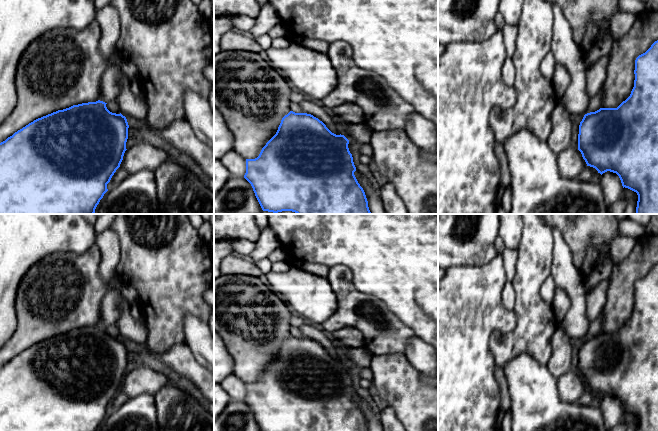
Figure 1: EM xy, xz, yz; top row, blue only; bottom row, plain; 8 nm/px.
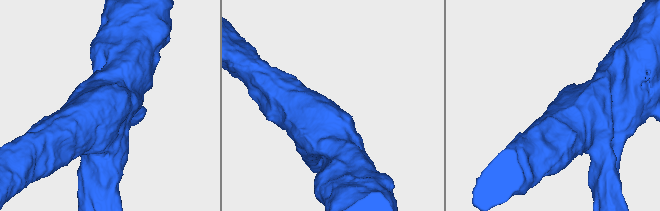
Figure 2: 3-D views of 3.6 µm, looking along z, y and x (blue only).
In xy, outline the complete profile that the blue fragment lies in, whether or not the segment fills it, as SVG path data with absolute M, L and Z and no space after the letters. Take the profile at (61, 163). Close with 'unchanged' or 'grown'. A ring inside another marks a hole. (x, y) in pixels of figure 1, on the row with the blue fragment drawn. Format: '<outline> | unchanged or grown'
M96 101L96 102L88 102L82 103L78 105L73 105L69 108L58 110L41 118L34 120L33 122L29 123L22 129L15 132L12 136L8 137L5 141L0 143L0 214L94 214L97 205L99 204L100 200L103 198L104 194L108 191L107 184L110 182L112 176L116 172L116 170L120 167L120 164L123 160L123 156L126 149L126 142L128 139L128 122L125 116L121 113L116 114L110 112L106 107L105 102L103 101Z | unchanged

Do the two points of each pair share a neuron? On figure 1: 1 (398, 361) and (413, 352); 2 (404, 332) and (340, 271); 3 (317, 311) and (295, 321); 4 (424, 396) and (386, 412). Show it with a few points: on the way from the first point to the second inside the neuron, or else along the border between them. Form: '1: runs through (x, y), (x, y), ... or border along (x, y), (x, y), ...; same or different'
1: border along (404, 355), (421, 374); different
2: runs through (381, 329), (369, 318), (355, 315), (346, 294); same
3: border along (294, 312), (308, 322); different
4: border along (382, 405), (389, 406), (399, 420); different

